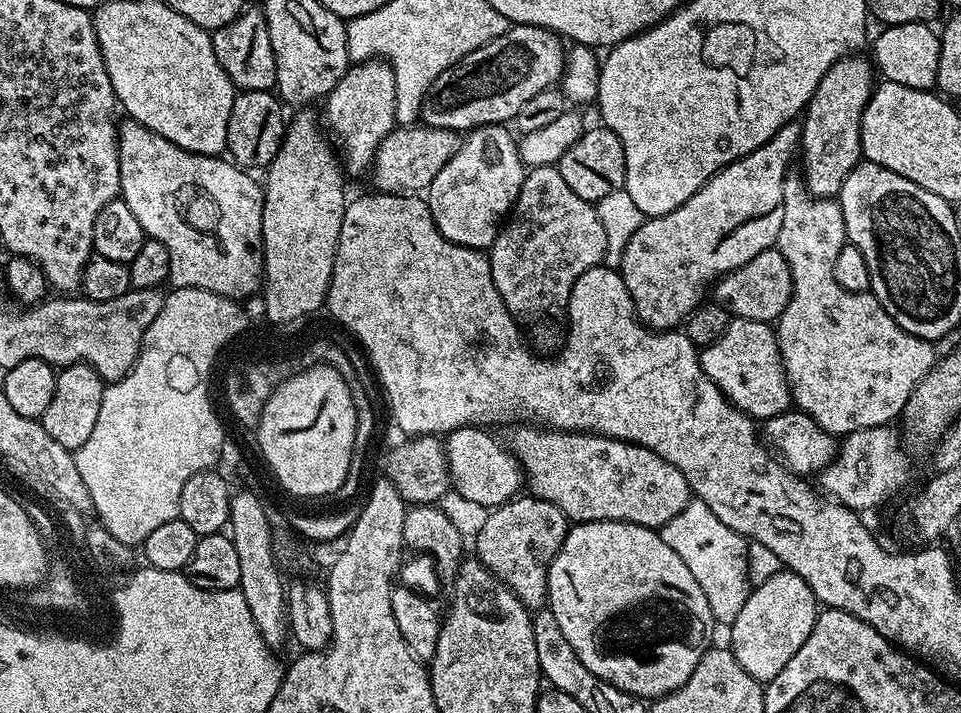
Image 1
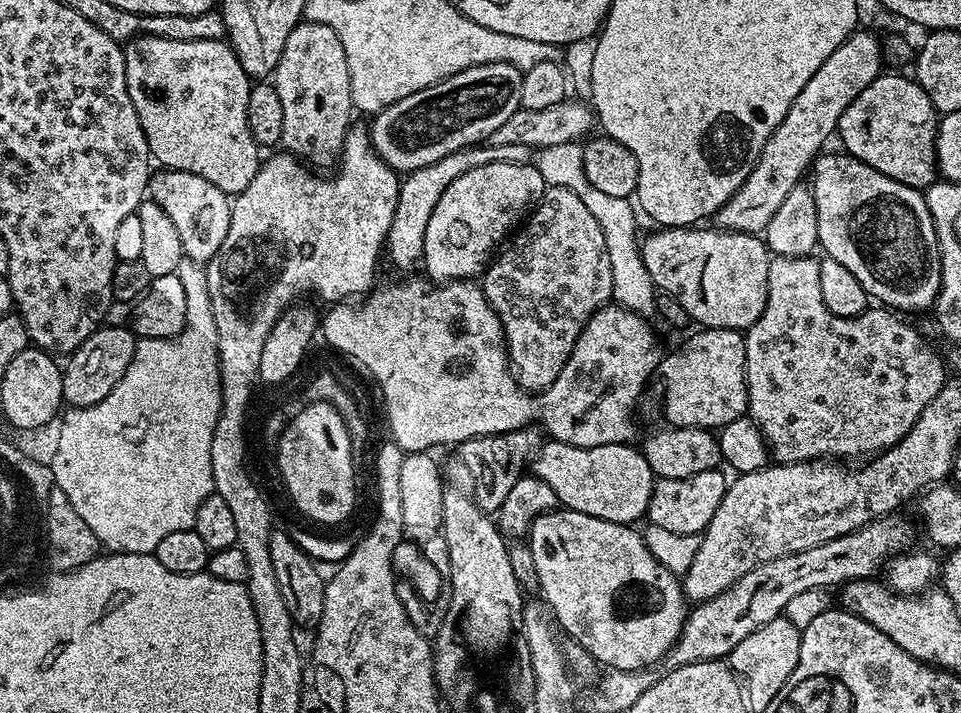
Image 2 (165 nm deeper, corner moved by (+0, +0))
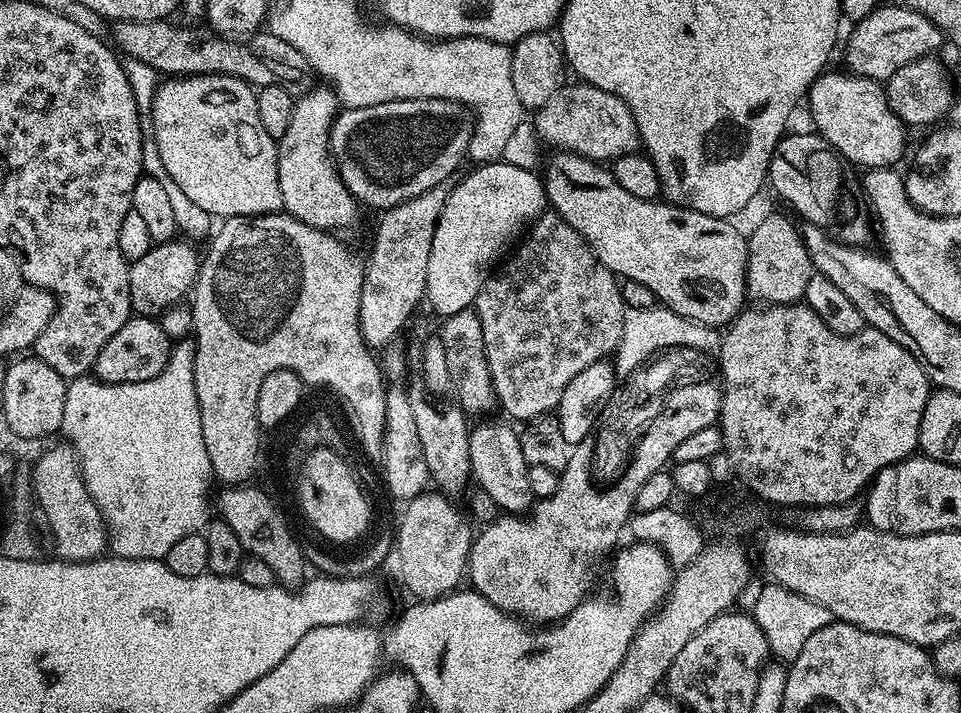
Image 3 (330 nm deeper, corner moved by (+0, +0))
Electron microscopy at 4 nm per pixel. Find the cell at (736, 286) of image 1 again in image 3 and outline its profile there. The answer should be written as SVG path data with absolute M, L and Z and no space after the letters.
M557 151L556 156L552 156L543 165L544 172L542 171L542 179L544 182L544 194L547 203L550 205L551 211L556 212L566 222L570 222L570 226L574 226L574 230L578 230L578 234L582 234L582 238L590 246L590 250L596 259L600 261L602 266L606 266L618 278L624 280L633 280L634 282L642 282L642 286L654 290L657 301L671 315L681 316L687 320L691 320L693 324L704 324L708 328L715 328L717 330L723 329L725 326L732 323L737 316L740 315L742 309L746 304L746 293L748 290L748 242L745 233L740 233L738 229L732 225L731 219L723 216L711 216L710 214L702 214L693 208L685 208L681 205L671 202L663 202L659 199L643 200L642 198L634 198L634 194L622 190L622 186L618 186L618 182L614 178L614 174L603 163L588 160L585 156L579 156L573 152Z

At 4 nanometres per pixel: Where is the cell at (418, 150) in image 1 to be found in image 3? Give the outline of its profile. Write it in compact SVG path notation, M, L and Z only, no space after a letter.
M565 83L558 94L546 102L546 106L535 109L534 127L537 137L545 145L553 144L553 149L573 152L597 162L611 162L631 152L639 153L642 145L638 126L626 102L593 84L575 83Z

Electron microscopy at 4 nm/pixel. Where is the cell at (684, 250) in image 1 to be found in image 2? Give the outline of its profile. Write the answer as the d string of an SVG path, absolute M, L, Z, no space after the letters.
M857 30L850 38L846 38L846 42L842 42L842 46L838 46L838 50L834 50L834 54L830 54L830 58L822 62L822 66L818 66L818 70L810 77L810 82L802 86L798 98L794 98L790 110L786 110L786 118L782 118L774 134L770 134L766 146L762 146L762 154L750 170L748 177L744 179L744 185L716 212L715 227L723 228L725 232L763 233L770 218L774 218L774 213L778 211L778 206L782 206L786 194L790 194L790 190L794 190L801 183L800 175L803 172L805 175L811 169L812 161L821 155L825 147L823 144L831 136L833 139L846 106L850 106L850 102L854 102L854 98L858 98L858 94L862 94L862 90L870 86L870 82L874 82L882 75L883 68L880 67L883 64L886 64L886 56L882 51L882 40L879 40L874 33Z

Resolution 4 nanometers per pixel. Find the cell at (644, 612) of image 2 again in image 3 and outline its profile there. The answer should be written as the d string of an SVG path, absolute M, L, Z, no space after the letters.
M484 418L481 424L471 425L470 438L470 466L472 480L475 486L481 487L494 498L500 510L508 514L524 514L531 509L534 497L530 490L530 482L524 462L524 455L520 449L520 432L512 429L511 423Z

